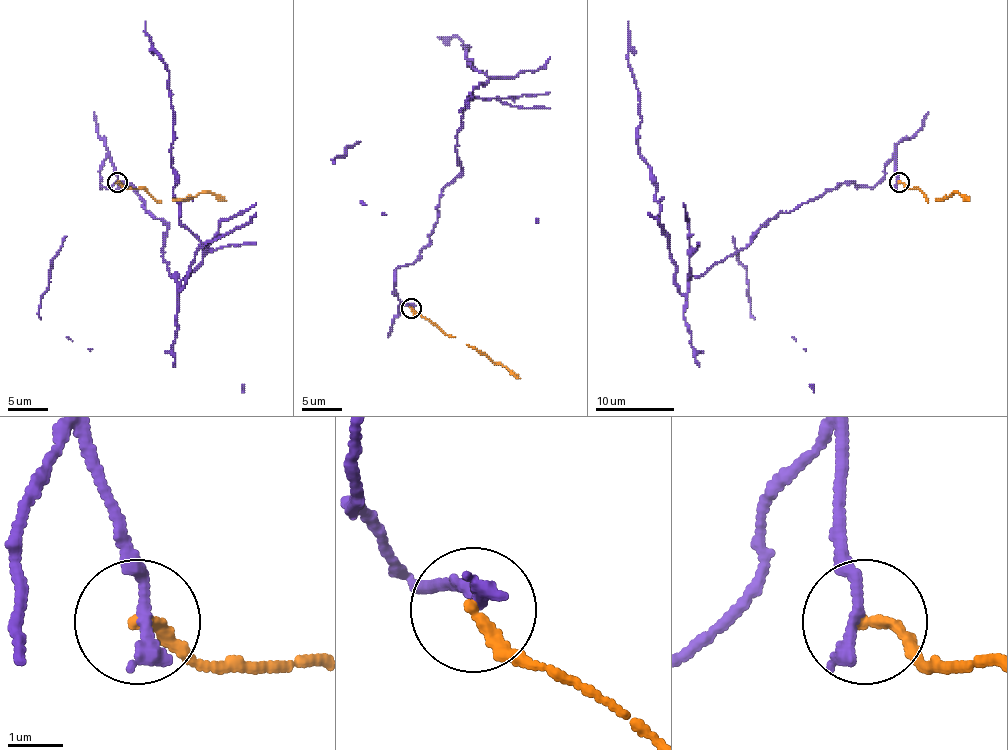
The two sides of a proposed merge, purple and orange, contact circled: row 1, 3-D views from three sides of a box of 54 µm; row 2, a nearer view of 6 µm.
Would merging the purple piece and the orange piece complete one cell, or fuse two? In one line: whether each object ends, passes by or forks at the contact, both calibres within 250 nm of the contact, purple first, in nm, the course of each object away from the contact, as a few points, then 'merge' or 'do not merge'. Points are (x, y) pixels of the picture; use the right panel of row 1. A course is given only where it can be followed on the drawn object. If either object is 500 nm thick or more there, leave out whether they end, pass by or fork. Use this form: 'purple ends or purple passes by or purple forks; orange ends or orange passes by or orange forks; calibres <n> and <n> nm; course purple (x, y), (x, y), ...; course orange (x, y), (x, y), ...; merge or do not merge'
purple ends; orange ends; calibres 300 and 200 nm; course purple (898, 183), (892, 157), (872, 187), (839, 183), (691, 276), (681, 293), (651, 167), (638, 145), (628, 21); course orange (898, 183), (908, 189), (918, 189), (928, 201), (942, 201), (953, 193), (969, 201); do not merge

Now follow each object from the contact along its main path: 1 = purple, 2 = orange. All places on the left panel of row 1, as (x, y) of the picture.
1: (117, 183), (108, 157), (100, 187), (129, 183), (167, 226), (179, 293), (200, 242), (145, 21)
2: (117, 183), (127, 189), (145, 189), (157, 201), (186, 201), (200, 193), (226, 201)

